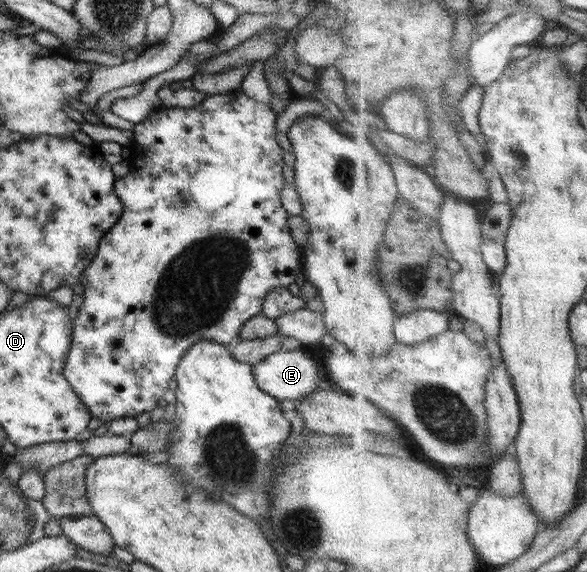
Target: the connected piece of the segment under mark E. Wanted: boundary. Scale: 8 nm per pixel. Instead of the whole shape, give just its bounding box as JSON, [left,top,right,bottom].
[252,348,327,403]

